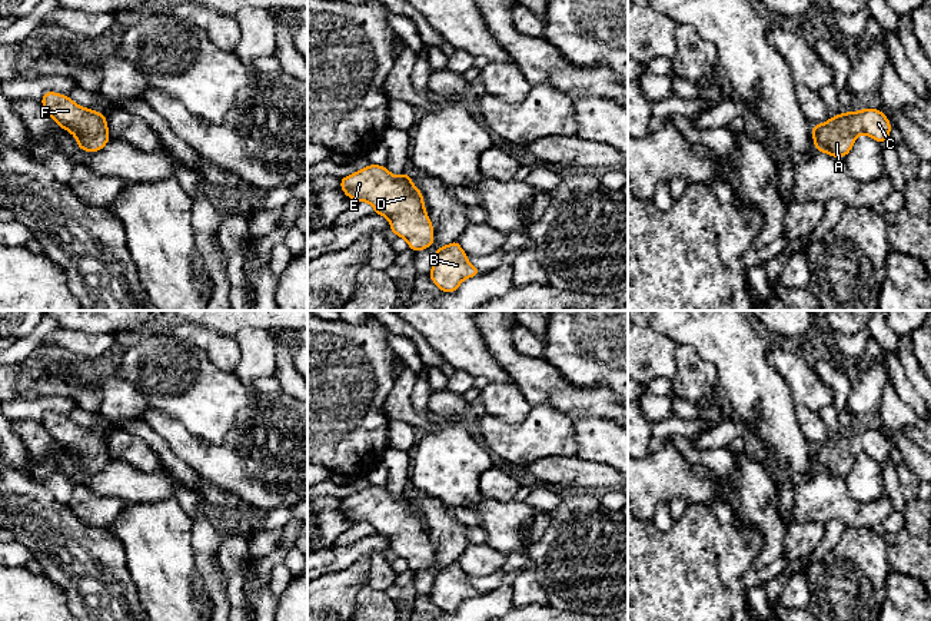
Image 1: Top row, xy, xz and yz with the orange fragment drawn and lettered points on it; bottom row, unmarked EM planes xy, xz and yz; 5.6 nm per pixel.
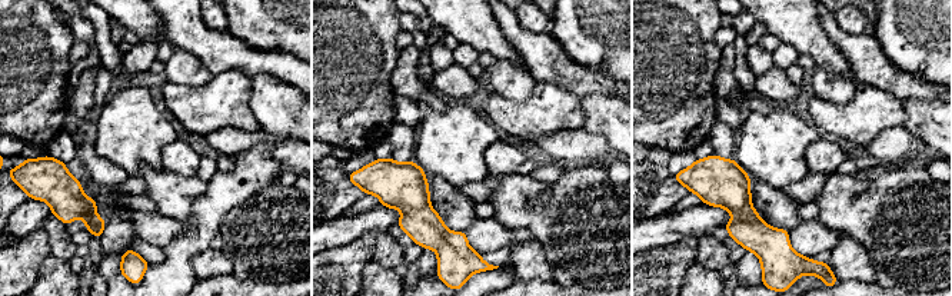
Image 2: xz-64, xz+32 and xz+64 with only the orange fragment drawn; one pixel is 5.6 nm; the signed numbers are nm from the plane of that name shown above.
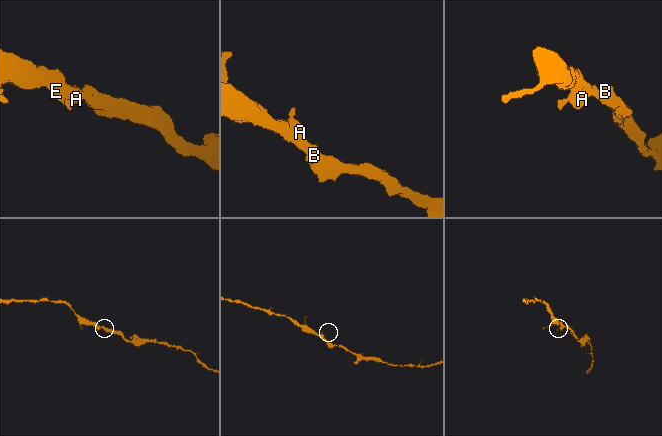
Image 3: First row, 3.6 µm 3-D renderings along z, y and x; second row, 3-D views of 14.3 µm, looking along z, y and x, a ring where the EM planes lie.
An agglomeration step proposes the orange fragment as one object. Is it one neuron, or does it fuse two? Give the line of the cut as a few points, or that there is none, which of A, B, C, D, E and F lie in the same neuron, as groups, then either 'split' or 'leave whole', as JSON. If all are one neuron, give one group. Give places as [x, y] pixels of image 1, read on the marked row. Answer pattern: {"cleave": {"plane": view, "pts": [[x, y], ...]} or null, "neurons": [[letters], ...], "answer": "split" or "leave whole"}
{"cleave": null, "neurons": [["A", "B", "C", "D", "E", "F"]], "answer": "leave whole"}

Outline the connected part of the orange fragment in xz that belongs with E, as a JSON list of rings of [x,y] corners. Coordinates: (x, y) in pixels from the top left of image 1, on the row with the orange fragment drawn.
[[[369,165],[342,177],[340,189],[355,202],[370,203],[376,215],[389,219],[390,230],[403,238],[413,252],[433,245],[433,225],[422,192],[406,172],[395,176],[386,166]]]

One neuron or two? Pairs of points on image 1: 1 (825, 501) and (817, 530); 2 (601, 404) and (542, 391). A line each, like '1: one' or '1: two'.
1: two
2: one

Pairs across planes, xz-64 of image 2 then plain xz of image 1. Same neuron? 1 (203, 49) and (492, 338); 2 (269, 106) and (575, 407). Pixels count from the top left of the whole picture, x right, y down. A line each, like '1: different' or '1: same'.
1: same
2: different

